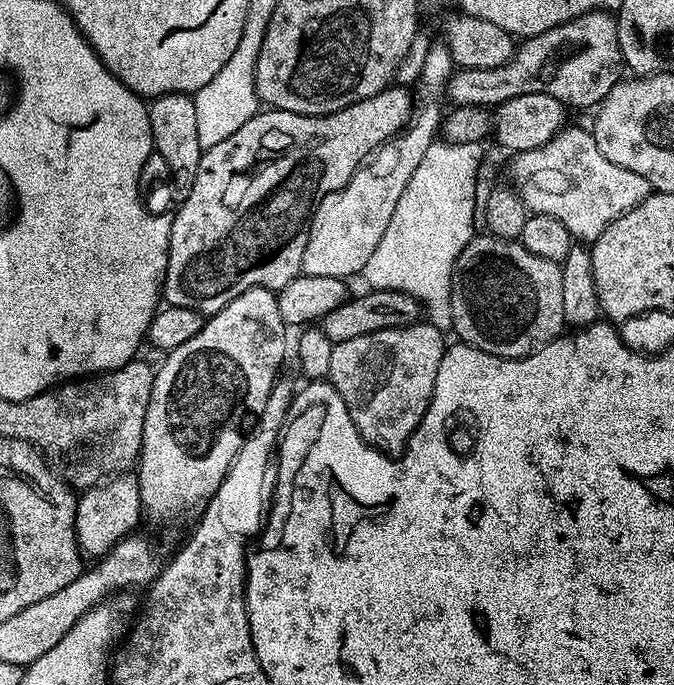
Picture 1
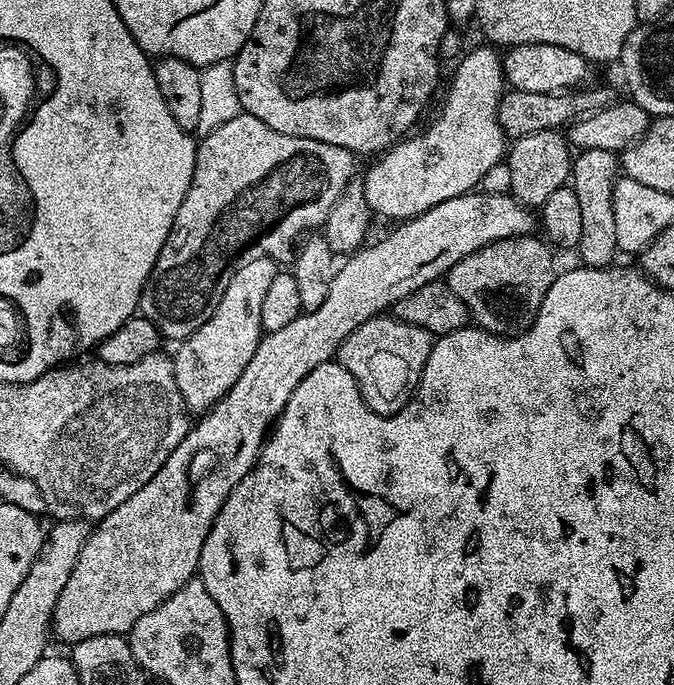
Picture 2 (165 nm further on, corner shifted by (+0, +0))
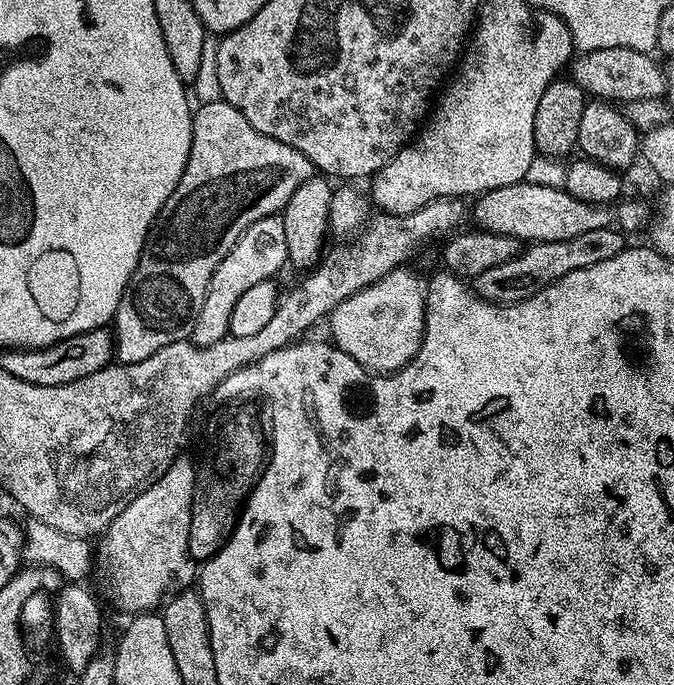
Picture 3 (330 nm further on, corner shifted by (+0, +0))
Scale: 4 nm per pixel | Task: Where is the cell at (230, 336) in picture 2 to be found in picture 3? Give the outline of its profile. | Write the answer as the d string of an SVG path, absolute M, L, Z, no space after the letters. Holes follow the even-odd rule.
M283 215L267 216L254 222L254 226L250 226L242 234L242 238L238 238L230 254L226 254L226 258L218 262L218 270L214 270L210 278L206 302L202 302L202 310L194 320L194 330L190 337L192 343L201 348L224 339L228 335L230 316L234 314L238 298L242 298L242 294L246 294L250 286L279 277L280 267L285 267L287 264L288 247Z

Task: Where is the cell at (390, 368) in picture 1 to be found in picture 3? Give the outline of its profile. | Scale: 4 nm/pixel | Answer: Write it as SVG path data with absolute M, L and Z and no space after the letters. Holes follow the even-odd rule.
M408 266L394 268L387 272L378 282L358 290L350 298L346 298L327 317L326 325L332 331L331 343L341 348L354 362L358 362L367 372L373 374L391 374L404 368L418 354L424 337L424 315L428 309L426 303L426 284L416 272L411 272Z

